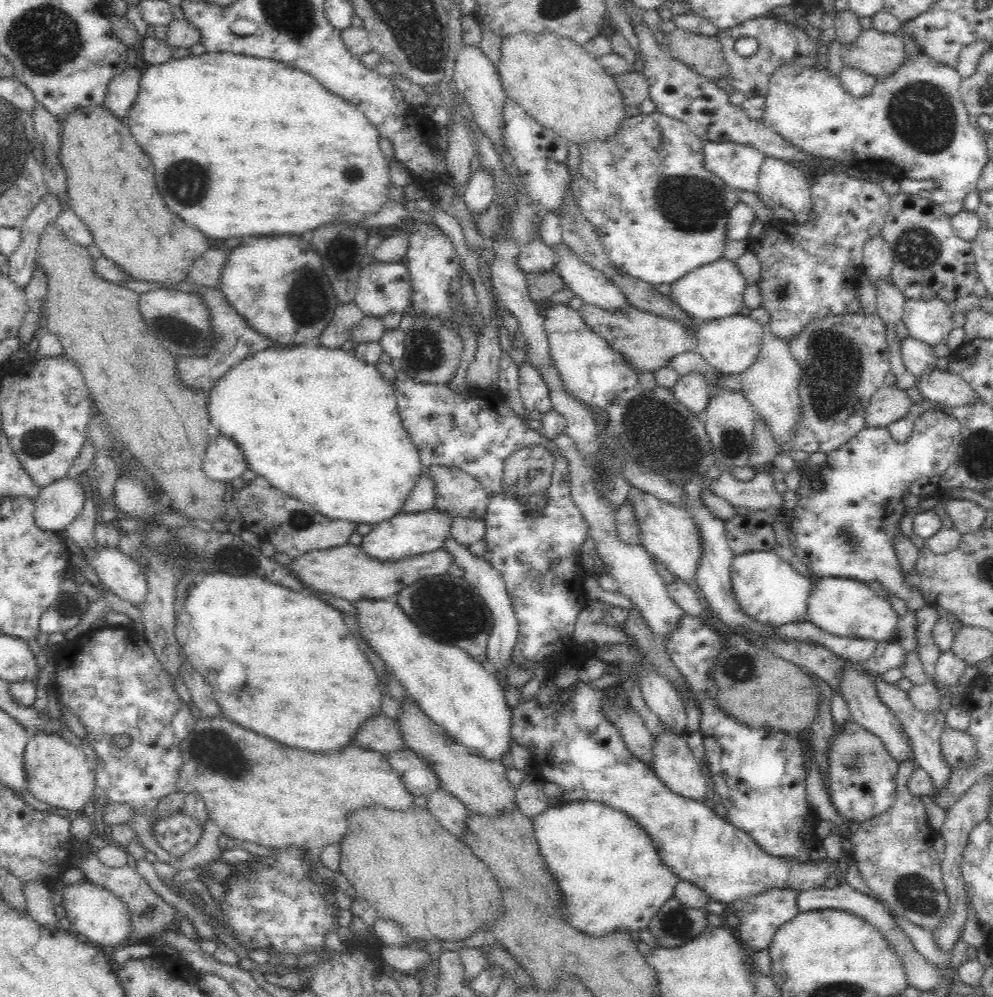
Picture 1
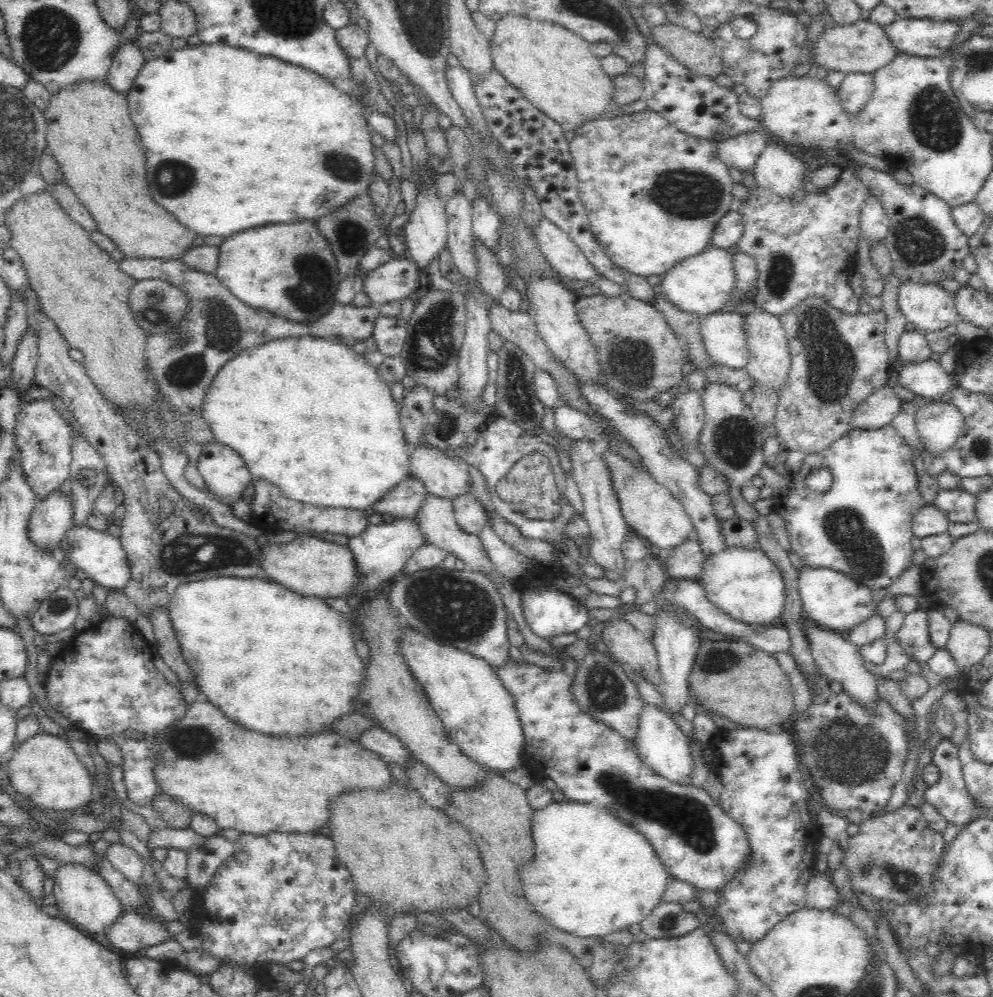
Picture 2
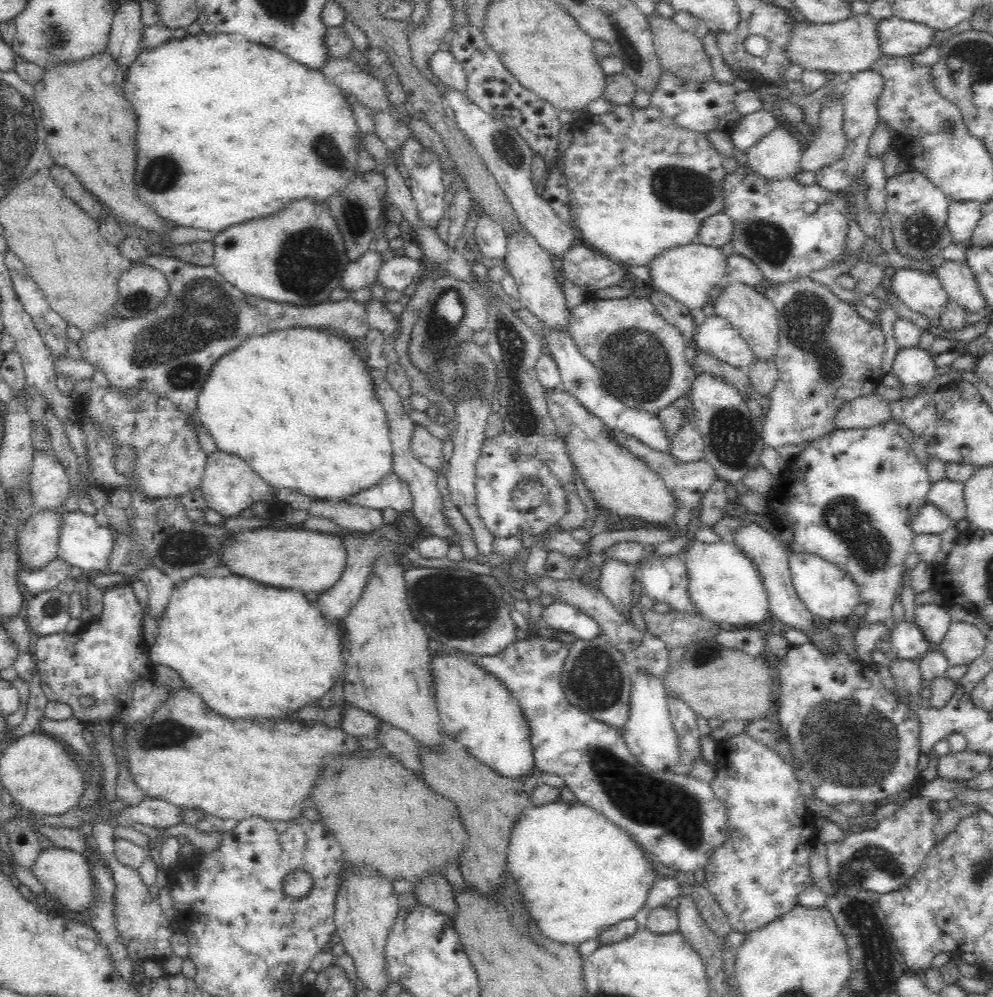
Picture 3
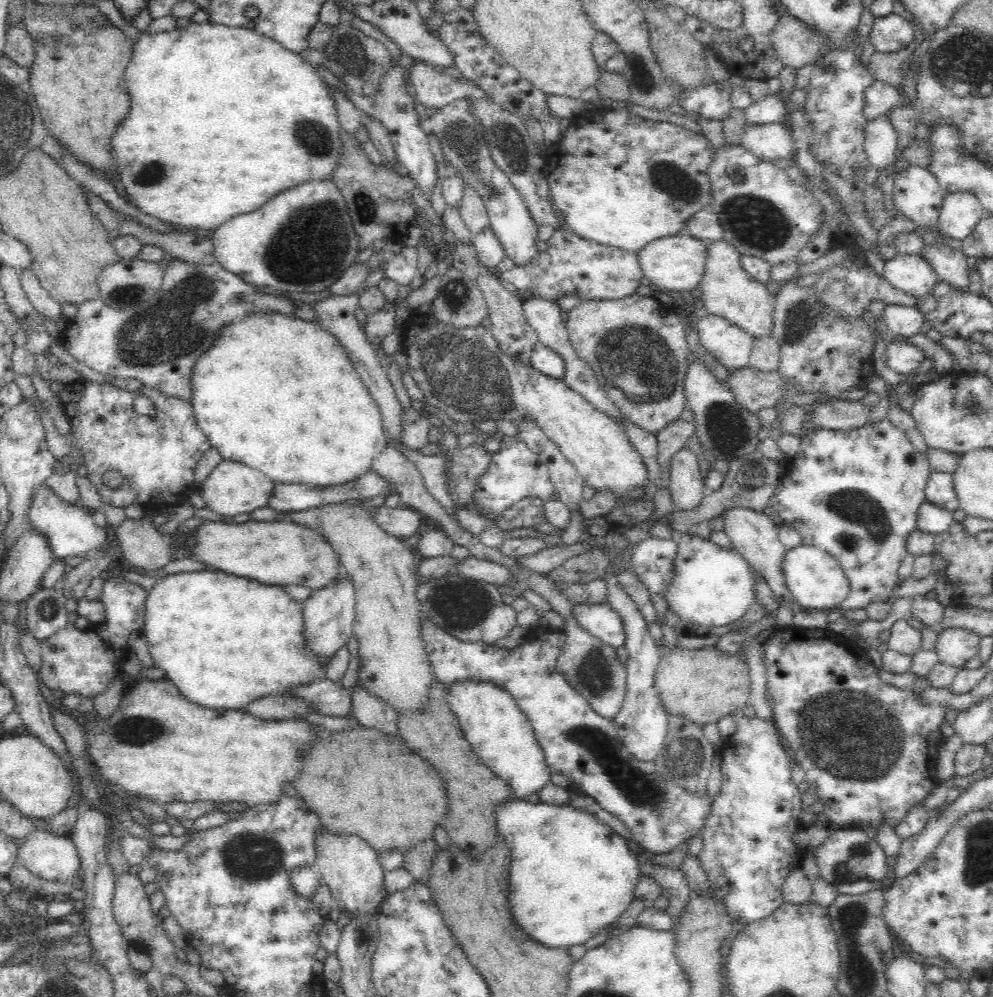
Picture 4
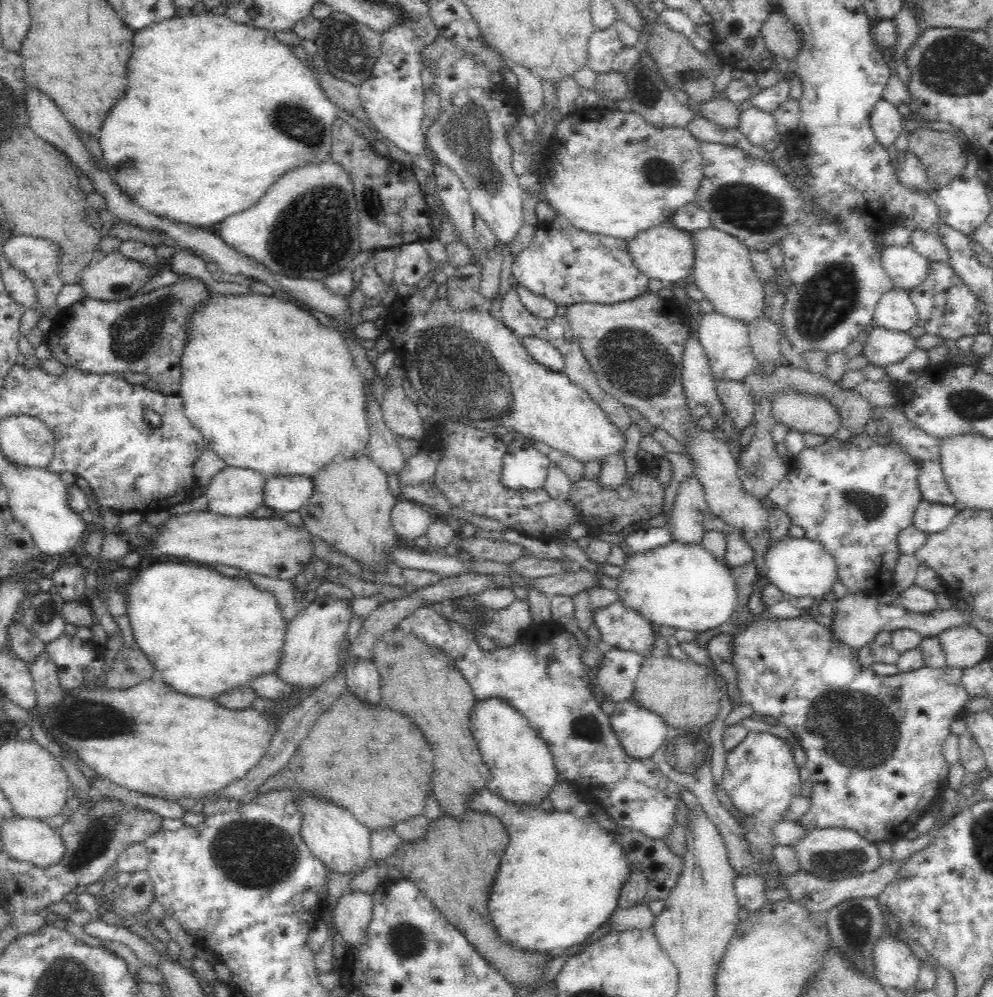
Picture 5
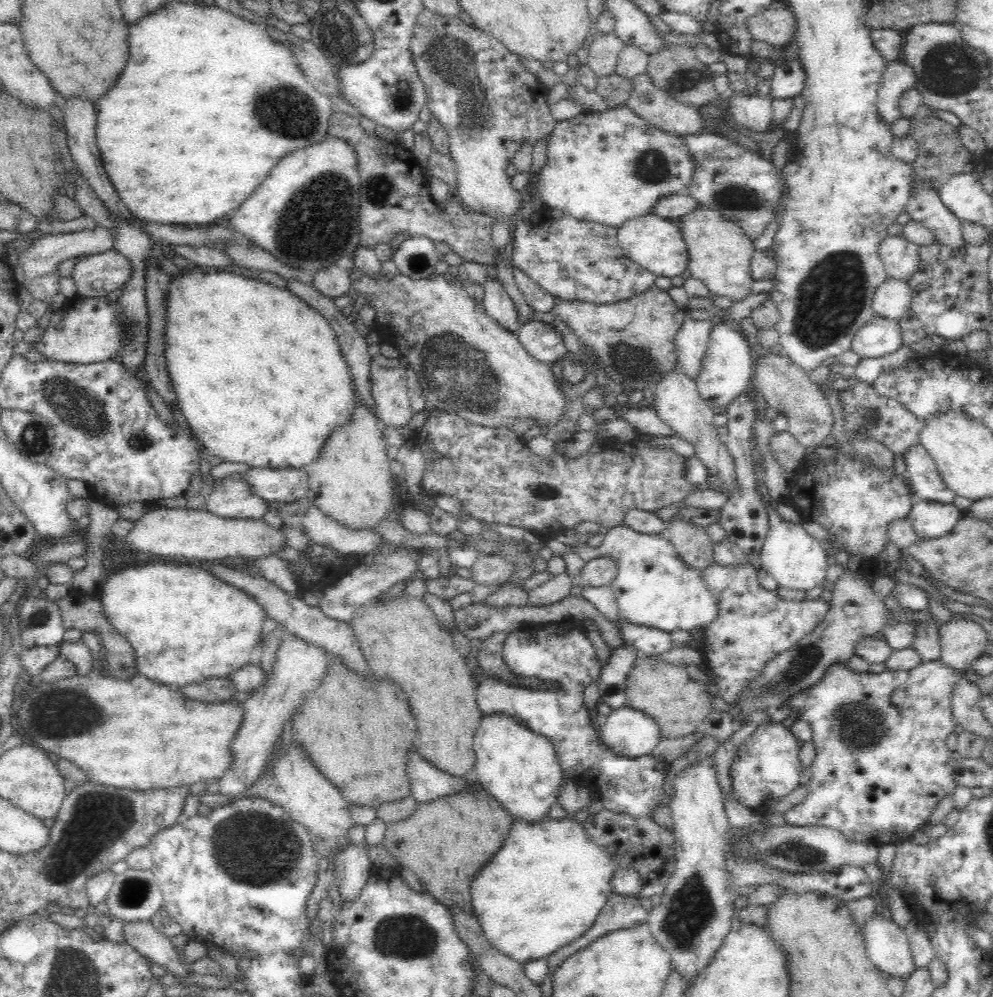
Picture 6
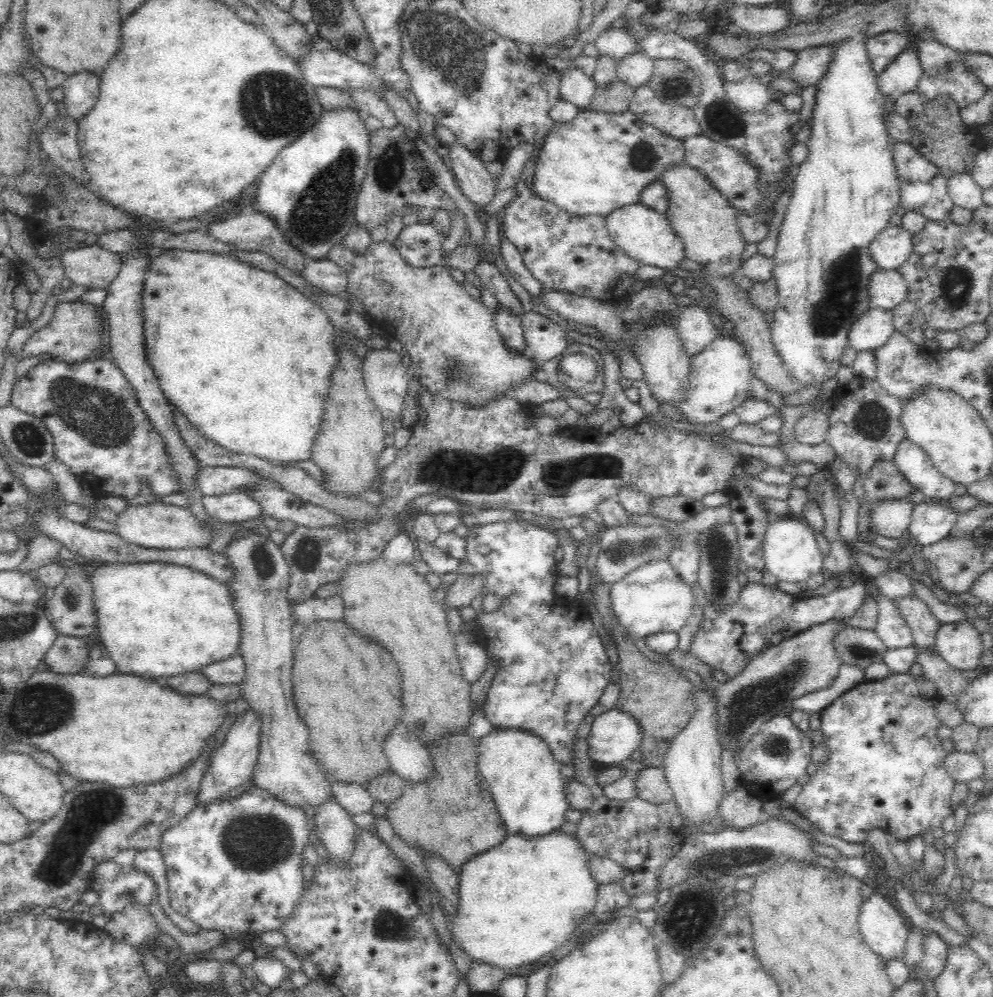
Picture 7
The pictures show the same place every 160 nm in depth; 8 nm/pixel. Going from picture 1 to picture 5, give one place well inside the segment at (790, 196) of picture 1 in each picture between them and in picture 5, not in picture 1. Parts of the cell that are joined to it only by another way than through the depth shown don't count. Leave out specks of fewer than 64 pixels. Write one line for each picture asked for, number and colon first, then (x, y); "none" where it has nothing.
2: (778, 169)
3: (778, 155)
4: (773, 141)
5: (760, 128)

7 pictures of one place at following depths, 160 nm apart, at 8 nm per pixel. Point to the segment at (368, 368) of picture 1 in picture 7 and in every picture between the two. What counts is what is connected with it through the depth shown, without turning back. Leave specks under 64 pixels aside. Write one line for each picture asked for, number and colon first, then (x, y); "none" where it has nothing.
2: (311, 416)
3: (299, 406)
4: (279, 394)
5: (270, 388)
6: (259, 374)
7: (248, 359)

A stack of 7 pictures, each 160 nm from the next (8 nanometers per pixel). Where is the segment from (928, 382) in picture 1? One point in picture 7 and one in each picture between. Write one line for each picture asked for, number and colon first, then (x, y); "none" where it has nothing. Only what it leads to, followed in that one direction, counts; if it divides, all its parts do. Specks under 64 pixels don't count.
2: (926, 378)
3: (915, 366)
4: (904, 358)
5: (883, 347)
6: (880, 336)
7: (875, 327)

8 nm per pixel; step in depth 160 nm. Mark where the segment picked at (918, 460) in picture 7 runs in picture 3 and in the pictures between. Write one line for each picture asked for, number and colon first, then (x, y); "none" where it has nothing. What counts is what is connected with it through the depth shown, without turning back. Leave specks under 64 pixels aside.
3: (948, 496)
4: (940, 490)
5: (932, 483)
6: (925, 481)

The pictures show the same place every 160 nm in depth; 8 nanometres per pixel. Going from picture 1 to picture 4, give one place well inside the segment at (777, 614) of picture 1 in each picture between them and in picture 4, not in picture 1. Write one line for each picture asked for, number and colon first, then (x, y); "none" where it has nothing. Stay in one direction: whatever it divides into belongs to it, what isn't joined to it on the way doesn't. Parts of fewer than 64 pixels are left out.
2: (745, 583)
3: (725, 585)
4: (712, 586)

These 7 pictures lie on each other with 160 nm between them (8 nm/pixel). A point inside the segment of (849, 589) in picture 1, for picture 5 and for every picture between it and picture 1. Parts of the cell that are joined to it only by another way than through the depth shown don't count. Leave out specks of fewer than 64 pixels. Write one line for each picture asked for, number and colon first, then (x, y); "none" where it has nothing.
2: (833, 600)
3: (827, 591)
4: (816, 579)
5: (799, 567)

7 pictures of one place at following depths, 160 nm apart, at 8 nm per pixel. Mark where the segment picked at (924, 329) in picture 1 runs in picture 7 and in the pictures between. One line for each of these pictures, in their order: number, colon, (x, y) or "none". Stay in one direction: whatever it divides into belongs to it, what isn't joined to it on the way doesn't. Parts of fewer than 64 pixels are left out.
2: (928, 307)
3: (923, 293)
4: (912, 275)
5: (904, 265)
6: (901, 259)
7: (893, 246)

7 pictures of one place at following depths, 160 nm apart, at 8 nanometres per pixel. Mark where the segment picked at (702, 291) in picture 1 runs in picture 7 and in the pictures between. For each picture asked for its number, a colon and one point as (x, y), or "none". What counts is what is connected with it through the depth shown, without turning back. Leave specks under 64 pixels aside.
2: (703, 284)
3: (688, 273)
4: (676, 265)
5: (665, 253)
6: (655, 244)
7: (644, 235)

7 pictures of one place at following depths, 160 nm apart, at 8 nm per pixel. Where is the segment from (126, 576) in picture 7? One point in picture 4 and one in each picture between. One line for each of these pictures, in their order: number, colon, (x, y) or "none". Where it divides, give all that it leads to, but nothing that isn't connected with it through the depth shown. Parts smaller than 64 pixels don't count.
4: (225, 642)
5: (206, 634)
6: (186, 625)

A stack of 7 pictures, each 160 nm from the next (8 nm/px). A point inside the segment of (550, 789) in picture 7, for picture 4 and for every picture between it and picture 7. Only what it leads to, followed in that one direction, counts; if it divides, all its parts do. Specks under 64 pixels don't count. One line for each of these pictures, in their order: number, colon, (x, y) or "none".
4: (498, 732)
5: (522, 771)
6: (520, 769)

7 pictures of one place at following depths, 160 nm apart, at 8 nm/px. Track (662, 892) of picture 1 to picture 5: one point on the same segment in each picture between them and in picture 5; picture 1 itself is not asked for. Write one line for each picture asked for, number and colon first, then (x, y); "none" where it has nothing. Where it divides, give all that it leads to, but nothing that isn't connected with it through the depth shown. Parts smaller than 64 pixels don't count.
2: (591, 875)
3: (578, 873)
4: (571, 876)
5: (559, 880)

